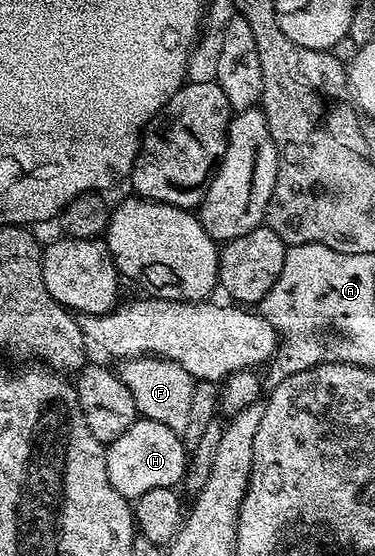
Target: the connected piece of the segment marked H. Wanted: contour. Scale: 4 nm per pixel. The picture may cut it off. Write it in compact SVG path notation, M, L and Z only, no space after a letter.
M136 417L135 423L125 428L117 440L106 443L105 449L109 484L128 500L145 496L145 492L153 492L153 488L178 487L187 473L189 451L183 445L180 431L165 428L165 424L157 424L157 420Z

